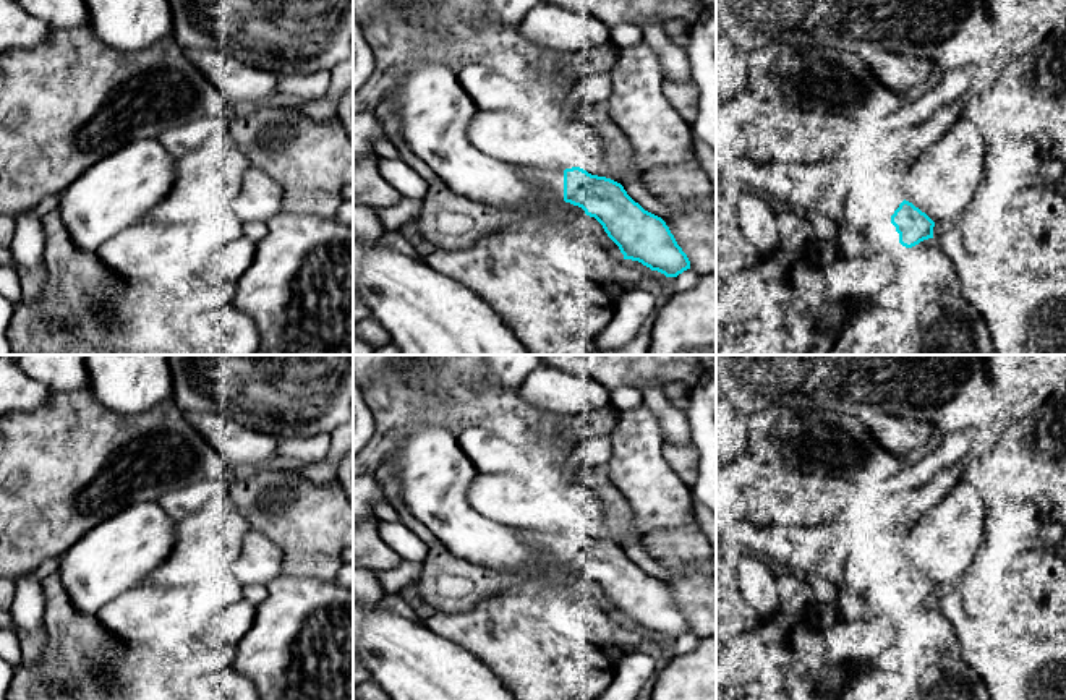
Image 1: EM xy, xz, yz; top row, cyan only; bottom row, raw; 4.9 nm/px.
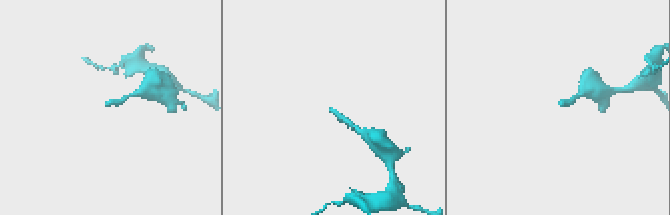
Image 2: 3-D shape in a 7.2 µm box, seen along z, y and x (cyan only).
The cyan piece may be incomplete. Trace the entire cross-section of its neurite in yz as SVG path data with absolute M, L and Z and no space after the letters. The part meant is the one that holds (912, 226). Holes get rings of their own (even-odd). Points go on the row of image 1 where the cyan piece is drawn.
M906 199L891 216L891 224L899 233L899 243L906 248L912 248L923 240L933 238L935 222Z

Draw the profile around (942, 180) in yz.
M956 118L951 126L909 165L904 199L933 222L957 216L972 199L983 172L983 138L972 122Z

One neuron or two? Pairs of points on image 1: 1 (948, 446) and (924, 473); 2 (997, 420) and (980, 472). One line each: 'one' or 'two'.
1: one
2: one

